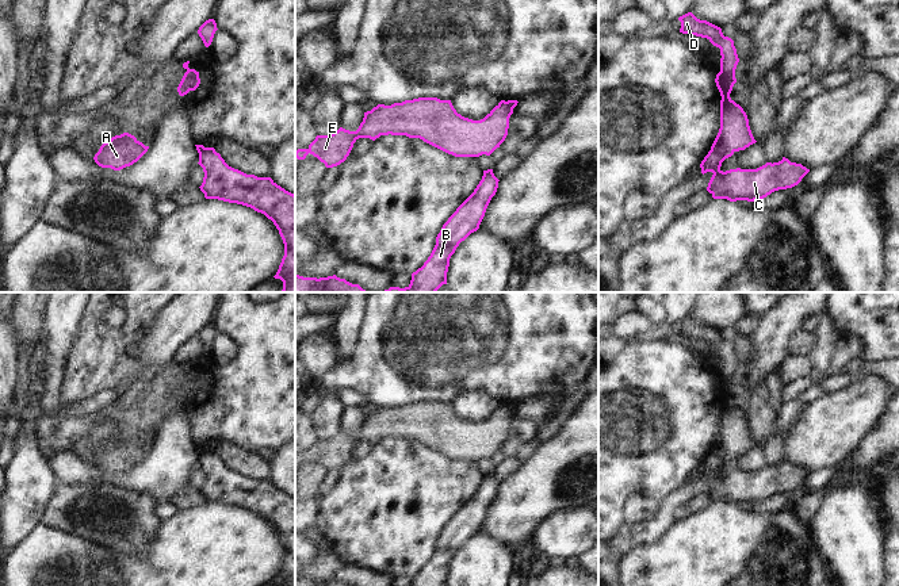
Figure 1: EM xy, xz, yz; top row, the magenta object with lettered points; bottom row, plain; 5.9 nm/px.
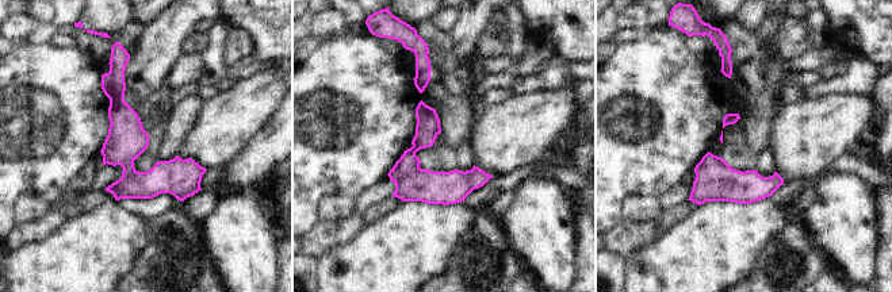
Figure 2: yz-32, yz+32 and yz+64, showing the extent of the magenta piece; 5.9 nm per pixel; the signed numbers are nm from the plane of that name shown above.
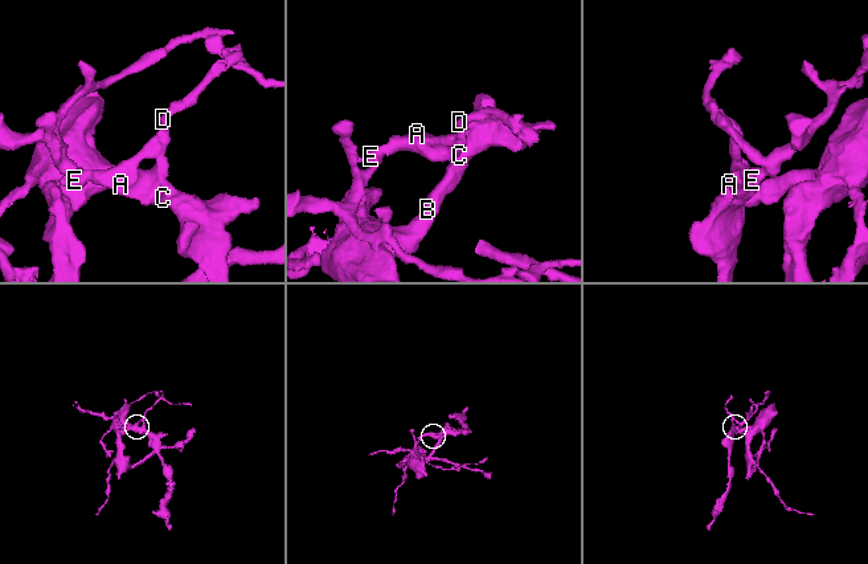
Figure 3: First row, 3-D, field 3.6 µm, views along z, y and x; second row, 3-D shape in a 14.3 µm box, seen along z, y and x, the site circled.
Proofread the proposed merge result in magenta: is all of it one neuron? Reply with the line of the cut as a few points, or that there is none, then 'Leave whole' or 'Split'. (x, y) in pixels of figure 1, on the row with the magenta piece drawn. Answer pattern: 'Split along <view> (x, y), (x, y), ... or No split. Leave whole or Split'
Split along yz (711, 148), (723, 160). Split.

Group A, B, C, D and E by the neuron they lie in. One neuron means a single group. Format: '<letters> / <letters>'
A D E / B C

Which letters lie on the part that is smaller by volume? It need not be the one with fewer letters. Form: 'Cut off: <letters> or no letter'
Cut off: A, D, E

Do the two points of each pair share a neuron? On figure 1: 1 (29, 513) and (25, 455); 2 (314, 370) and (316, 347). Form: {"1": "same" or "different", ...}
{"1": "same", "2": "same"}

